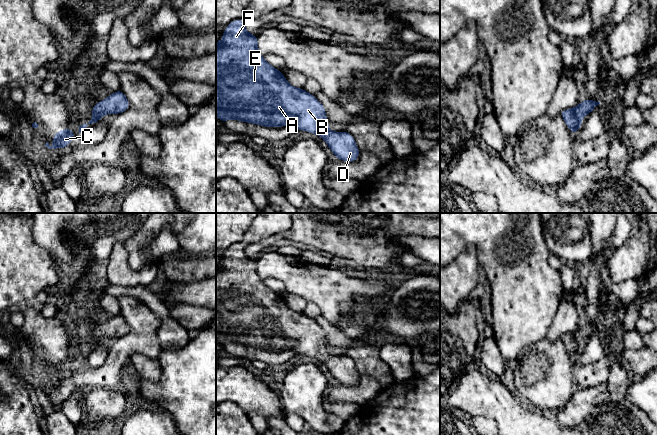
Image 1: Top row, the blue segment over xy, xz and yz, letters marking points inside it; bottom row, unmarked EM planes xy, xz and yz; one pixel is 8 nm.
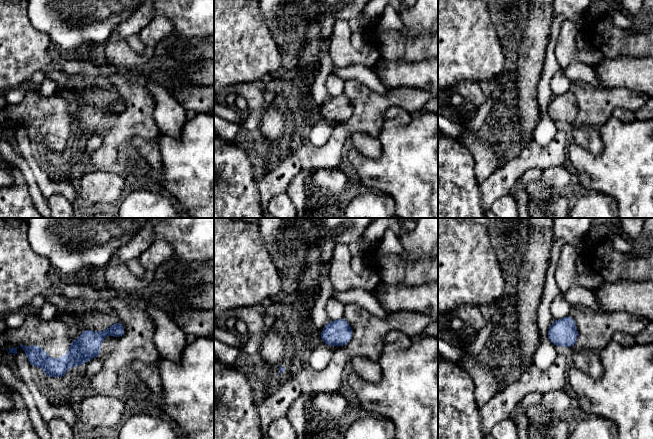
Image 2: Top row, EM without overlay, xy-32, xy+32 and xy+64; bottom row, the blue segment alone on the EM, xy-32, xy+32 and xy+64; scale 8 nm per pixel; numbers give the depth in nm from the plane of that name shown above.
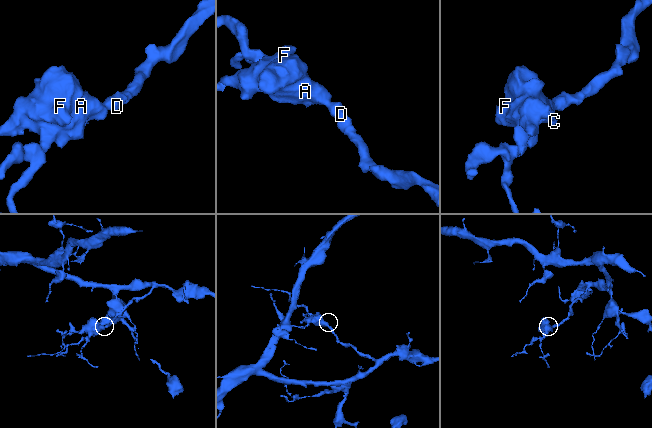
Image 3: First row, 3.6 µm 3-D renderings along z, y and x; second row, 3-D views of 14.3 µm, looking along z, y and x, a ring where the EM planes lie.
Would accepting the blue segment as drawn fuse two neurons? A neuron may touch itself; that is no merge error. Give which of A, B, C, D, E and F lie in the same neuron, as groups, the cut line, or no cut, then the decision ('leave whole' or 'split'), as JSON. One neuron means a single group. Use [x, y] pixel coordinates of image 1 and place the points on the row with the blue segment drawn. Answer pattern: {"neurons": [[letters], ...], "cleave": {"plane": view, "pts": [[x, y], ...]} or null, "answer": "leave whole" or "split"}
{"neurons": [["A", "B", "C", "D", "E", "F"]], "cleave": null, "answer": "leave whole"}

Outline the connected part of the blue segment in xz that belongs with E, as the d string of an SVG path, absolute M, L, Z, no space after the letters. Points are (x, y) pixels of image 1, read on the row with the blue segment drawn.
M241 20L231 21L223 32L223 40L216 43L216 116L225 123L228 119L244 121L265 127L293 126L296 130L304 130L321 136L326 141L328 148L338 158L346 162L358 159L358 149L354 137L346 132L333 132L328 130L328 121L324 106L314 95L307 93L303 88L291 86L285 79L284 73L275 69L258 51L256 34L245 30L246 22Z

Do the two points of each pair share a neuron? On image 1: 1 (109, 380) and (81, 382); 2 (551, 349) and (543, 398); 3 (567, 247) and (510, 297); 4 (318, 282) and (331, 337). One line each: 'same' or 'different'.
1: same
2: same
3: different
4: different

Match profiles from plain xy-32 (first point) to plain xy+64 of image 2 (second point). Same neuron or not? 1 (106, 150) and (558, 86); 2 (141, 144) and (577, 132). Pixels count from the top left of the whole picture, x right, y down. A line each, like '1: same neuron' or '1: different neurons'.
1: different neurons
2: same neuron

